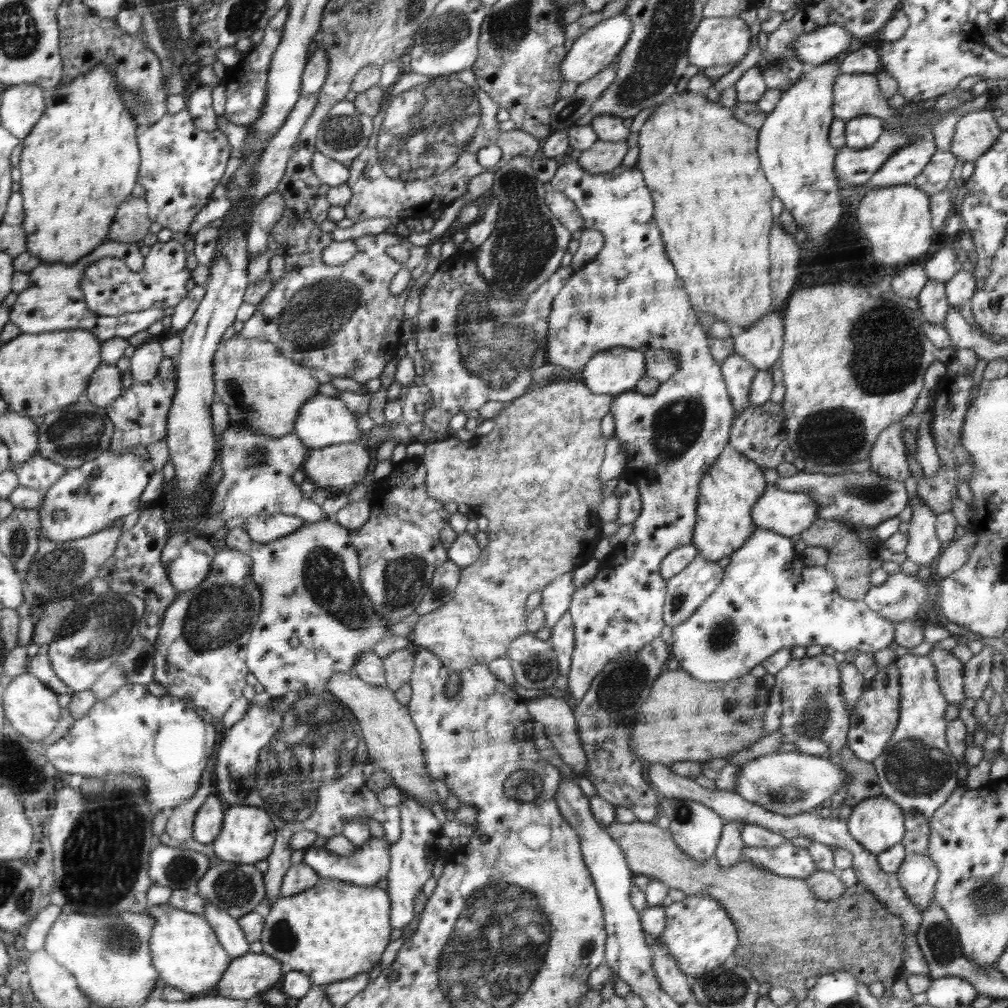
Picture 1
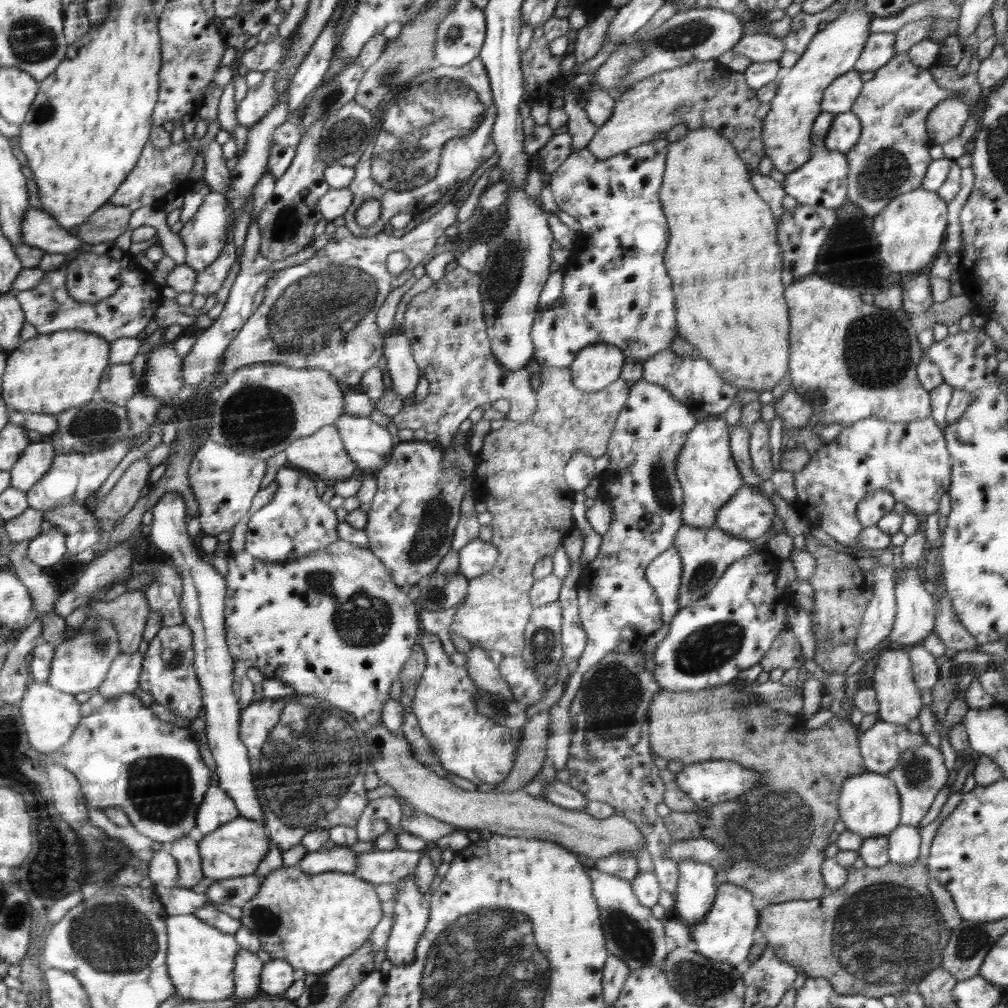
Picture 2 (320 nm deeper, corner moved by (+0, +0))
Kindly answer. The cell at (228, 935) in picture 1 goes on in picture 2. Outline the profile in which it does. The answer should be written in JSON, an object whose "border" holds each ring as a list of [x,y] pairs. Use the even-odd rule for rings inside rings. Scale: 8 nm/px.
{"border":[[[239,949],[235,959],[235,992],[232,997],[236,1000],[248,1000],[262,995],[259,987],[264,962],[252,951]]]}

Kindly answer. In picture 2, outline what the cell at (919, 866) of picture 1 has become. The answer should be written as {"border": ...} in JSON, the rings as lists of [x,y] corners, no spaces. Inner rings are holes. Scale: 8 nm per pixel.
{"border":[[[899,824],[890,834],[887,834],[890,863],[910,866],[910,863],[916,860],[920,852],[920,833],[918,831],[919,827]]]}

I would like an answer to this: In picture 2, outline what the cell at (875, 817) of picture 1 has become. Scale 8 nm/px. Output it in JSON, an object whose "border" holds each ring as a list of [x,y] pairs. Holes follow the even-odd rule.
{"border":[[[863,772],[849,776],[841,786],[838,799],[839,820],[844,822],[848,831],[862,838],[887,836],[899,824],[901,800],[894,781],[886,775]]]}

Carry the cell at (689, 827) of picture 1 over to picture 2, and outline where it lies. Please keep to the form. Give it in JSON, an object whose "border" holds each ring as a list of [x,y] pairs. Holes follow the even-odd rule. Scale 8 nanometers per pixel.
{"border":[[[683,860],[677,865],[674,917],[690,926],[704,919],[704,915],[712,909],[718,886],[716,870],[705,862],[696,860]]]}

